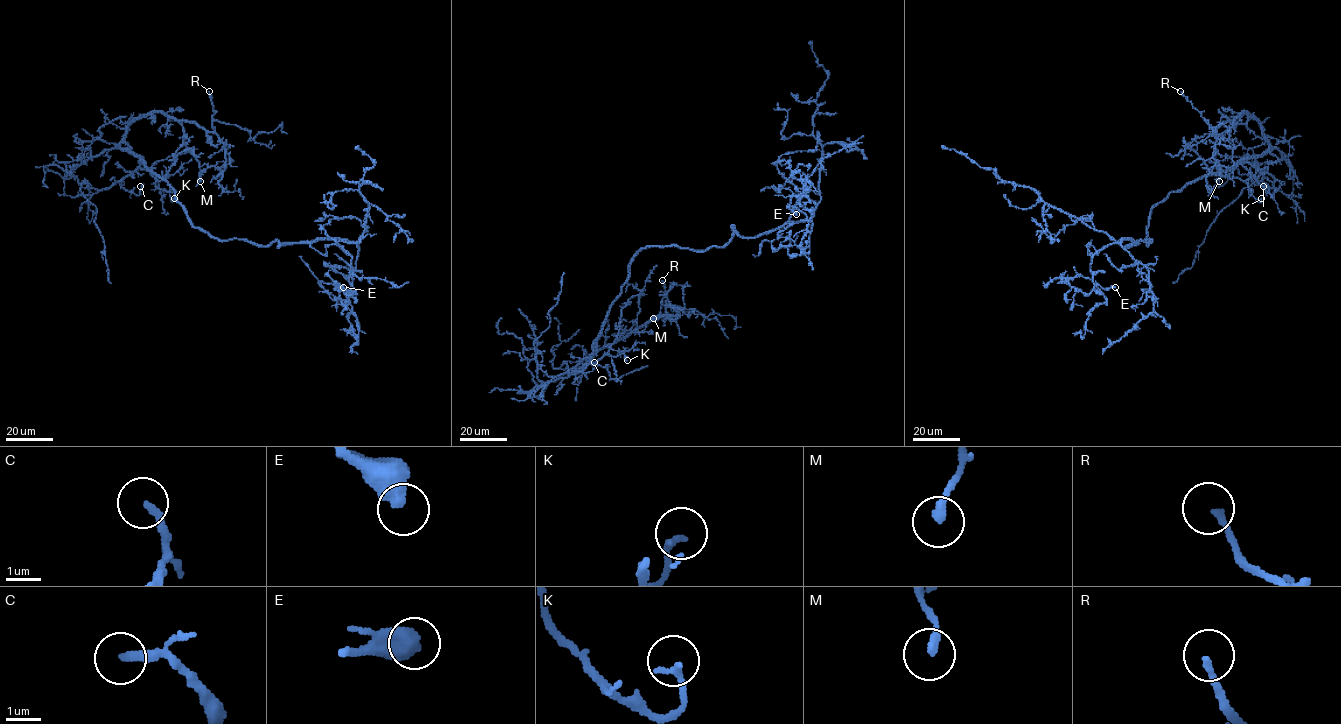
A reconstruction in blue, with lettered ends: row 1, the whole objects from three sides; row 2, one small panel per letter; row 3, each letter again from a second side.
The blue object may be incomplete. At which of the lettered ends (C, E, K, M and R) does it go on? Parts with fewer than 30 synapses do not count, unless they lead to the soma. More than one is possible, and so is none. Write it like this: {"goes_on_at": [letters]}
{"goes_on_at": []}

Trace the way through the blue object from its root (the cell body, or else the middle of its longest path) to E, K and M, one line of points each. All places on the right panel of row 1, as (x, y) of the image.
E: (1149, 217), (1147, 246), (1142, 241), (1132, 245), (1138, 243), (1122, 239), (1092, 258), (1094, 288), (1115, 287)
K: (1149, 217), (1172, 192), (1244, 161), (1264, 168), (1248, 180), (1252, 195), (1261, 198)
M: (1149, 217), (1172, 192), (1270, 148), (1246, 112), (1216, 130), (1219, 181)

